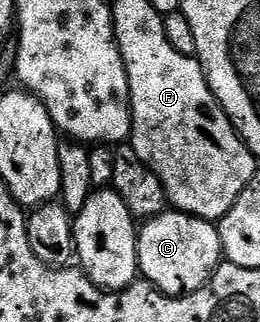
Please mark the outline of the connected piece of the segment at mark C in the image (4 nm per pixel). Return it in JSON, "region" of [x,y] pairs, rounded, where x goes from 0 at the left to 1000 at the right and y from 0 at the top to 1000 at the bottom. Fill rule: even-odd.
{"region":[[[638,649],[619,668],[565,683],[535,708],[523,770],[535,851],[627,916],[727,916],[777,898],[854,814],[842,702],[673,649]]]}

